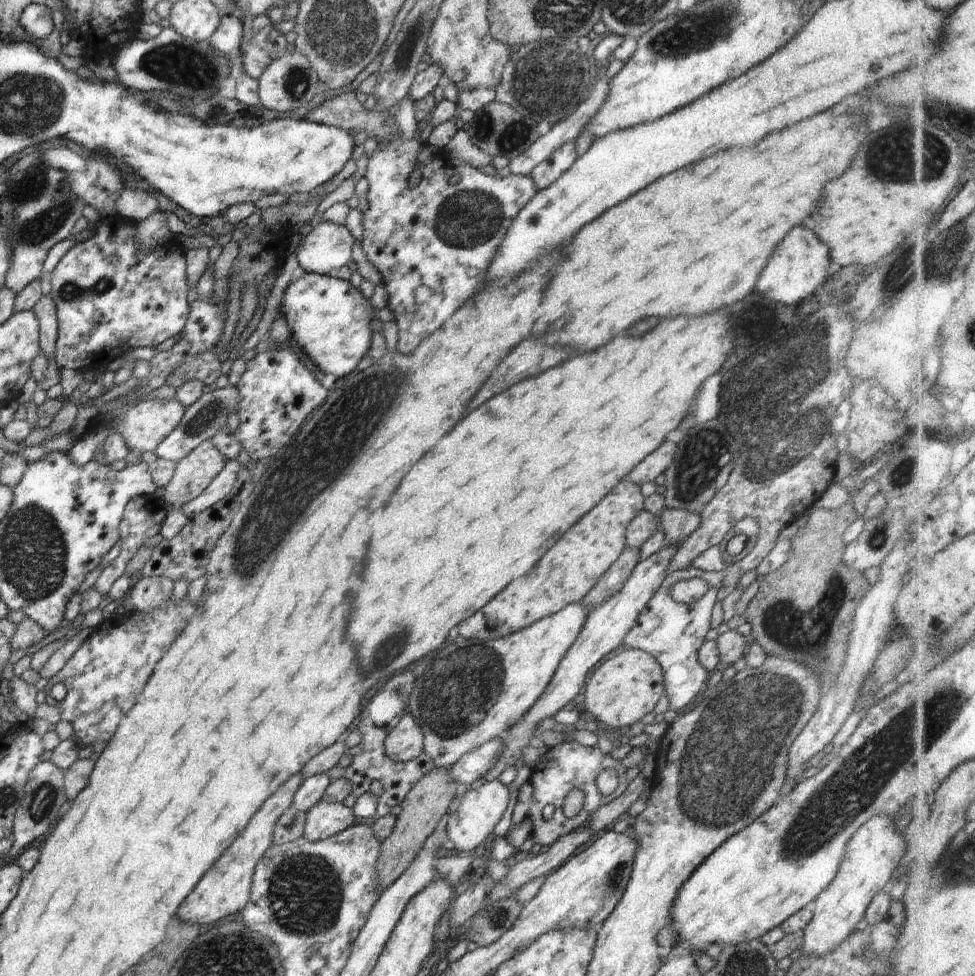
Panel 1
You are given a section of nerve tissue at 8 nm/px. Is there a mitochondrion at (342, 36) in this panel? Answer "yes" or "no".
yes

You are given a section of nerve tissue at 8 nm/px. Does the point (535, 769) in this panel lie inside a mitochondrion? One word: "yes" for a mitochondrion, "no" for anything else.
no

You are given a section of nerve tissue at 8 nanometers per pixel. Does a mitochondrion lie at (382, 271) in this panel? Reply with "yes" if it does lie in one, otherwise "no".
no

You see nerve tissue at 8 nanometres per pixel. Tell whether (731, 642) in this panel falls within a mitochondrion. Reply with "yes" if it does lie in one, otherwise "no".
no

